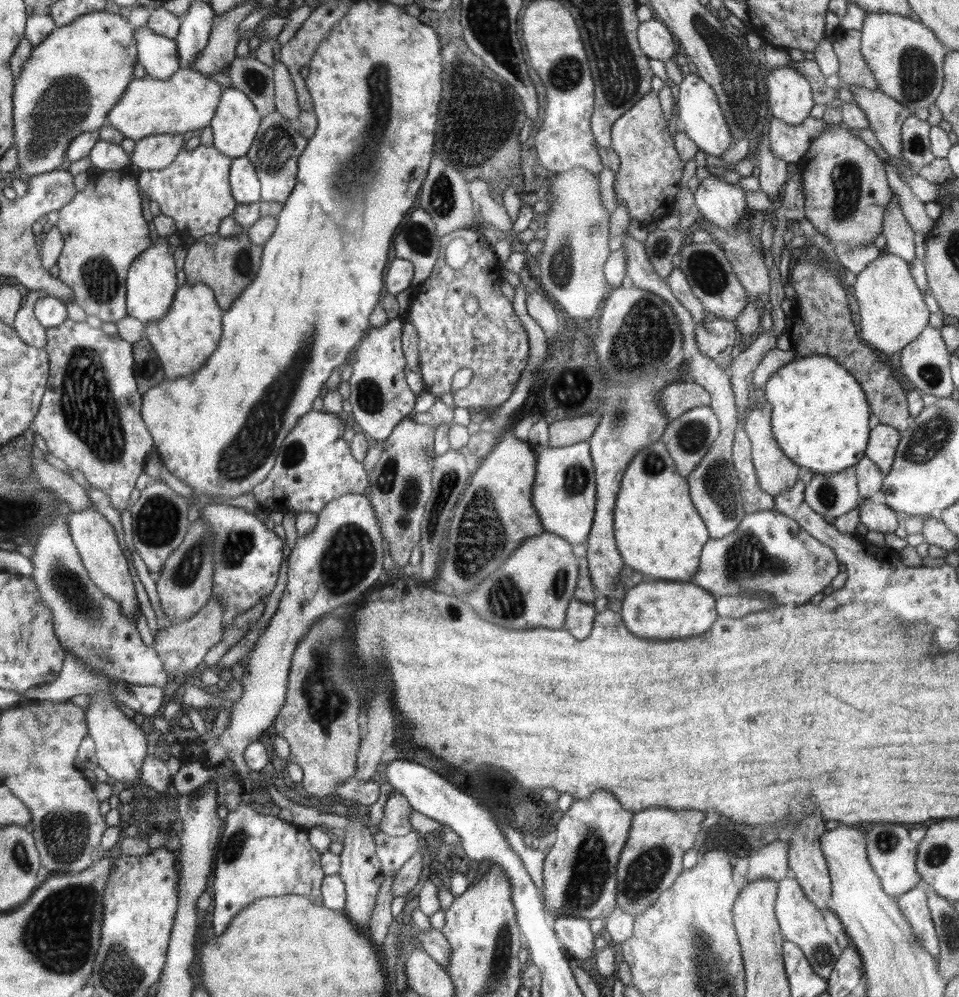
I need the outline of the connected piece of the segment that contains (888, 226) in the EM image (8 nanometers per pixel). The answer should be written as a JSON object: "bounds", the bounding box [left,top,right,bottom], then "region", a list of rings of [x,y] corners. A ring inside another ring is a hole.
{"bounds":[881,194,916,262],"region":[[[893,194],[888,208],[884,212],[883,229],[881,233],[886,237],[888,252],[900,256],[908,262],[916,258],[914,251],[914,231],[908,225],[899,206],[899,197]]]}

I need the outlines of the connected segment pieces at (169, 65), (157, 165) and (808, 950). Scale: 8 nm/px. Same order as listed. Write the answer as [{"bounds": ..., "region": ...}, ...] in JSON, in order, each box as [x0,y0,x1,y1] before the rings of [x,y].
[{"bounds":[133,27,179,80],"region":[[[133,27],[133,33],[136,39],[136,48],[138,53],[138,62],[144,66],[148,77],[156,80],[168,80],[179,69],[179,54],[175,40],[166,38],[161,34],[156,34],[151,28]]]},{"bounds":[130,134,187,171],"region":[[[158,134],[135,142],[130,158],[141,171],[166,168],[186,144],[187,136],[182,134]]]},{"bounds":[775,877,842,980],"region":[[[786,877],[778,882],[775,915],[783,938],[797,944],[810,963],[812,970],[820,978],[828,980],[842,950],[836,943],[834,935],[826,929],[820,909],[806,898],[796,879]]]}]

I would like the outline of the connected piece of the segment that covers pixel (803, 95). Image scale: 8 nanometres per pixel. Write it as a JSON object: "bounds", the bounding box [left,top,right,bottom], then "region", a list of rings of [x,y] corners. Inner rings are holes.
{"bounds":[764,67,815,125],"region":[[[779,67],[774,69],[774,72],[767,71],[764,80],[768,90],[770,112],[774,118],[782,120],[784,124],[800,125],[810,117],[815,103],[810,84],[804,76],[796,74],[792,67]]]}

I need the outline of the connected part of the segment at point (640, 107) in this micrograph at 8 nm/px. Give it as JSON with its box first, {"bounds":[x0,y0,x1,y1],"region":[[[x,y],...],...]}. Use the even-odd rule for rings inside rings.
{"bounds":[611,92,685,227],"region":[[[648,92],[620,116],[612,125],[611,138],[611,150],[616,152],[620,161],[620,168],[613,182],[616,203],[626,204],[630,219],[637,220],[644,227],[658,224],[666,214],[674,210],[685,169],[675,150],[675,140],[668,131],[658,94]]]}

